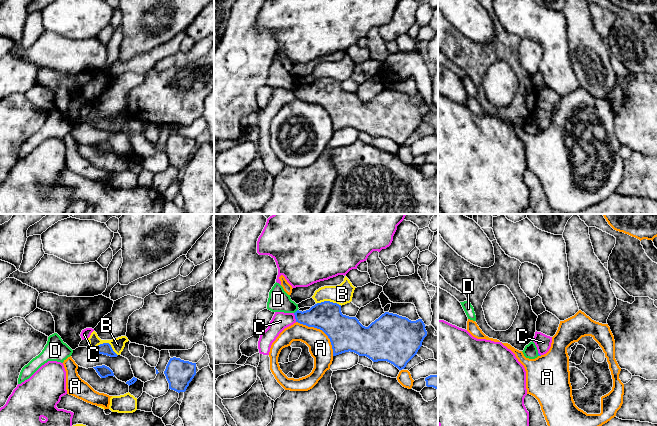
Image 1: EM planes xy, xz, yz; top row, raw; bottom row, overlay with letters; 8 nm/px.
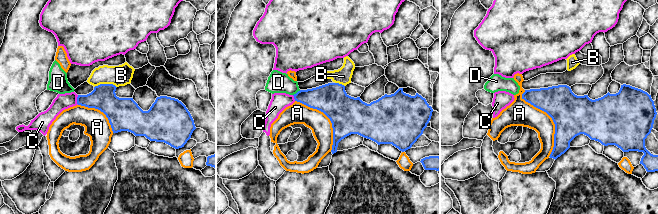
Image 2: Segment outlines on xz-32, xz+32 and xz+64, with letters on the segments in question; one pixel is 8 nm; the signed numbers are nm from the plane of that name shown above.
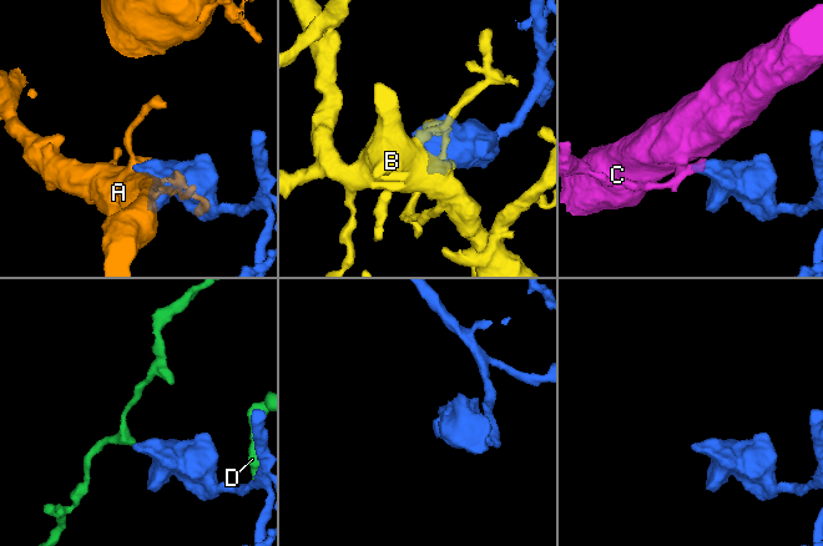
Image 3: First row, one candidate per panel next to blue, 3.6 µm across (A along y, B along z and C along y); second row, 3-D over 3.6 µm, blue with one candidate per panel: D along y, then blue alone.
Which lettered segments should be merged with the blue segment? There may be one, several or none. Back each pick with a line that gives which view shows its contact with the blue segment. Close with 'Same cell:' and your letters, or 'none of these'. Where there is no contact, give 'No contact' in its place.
Same cell: none of these

